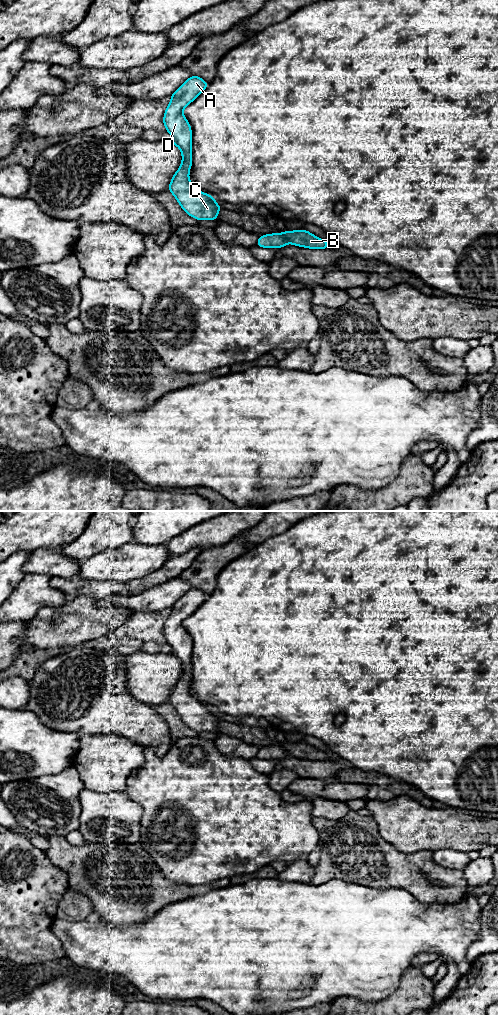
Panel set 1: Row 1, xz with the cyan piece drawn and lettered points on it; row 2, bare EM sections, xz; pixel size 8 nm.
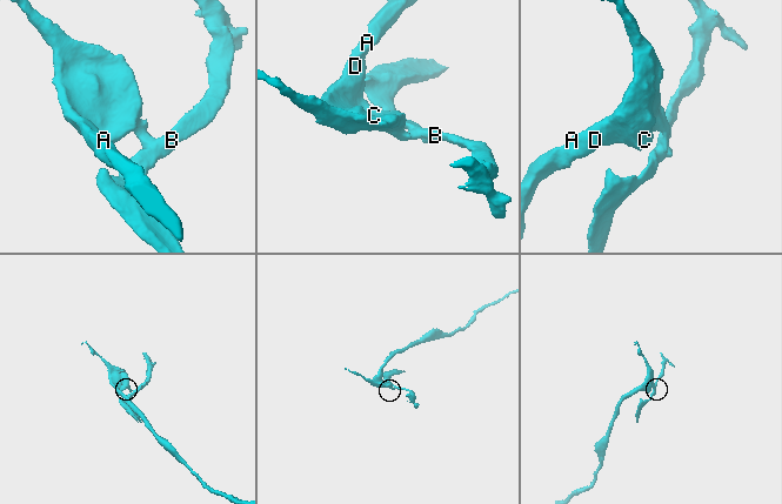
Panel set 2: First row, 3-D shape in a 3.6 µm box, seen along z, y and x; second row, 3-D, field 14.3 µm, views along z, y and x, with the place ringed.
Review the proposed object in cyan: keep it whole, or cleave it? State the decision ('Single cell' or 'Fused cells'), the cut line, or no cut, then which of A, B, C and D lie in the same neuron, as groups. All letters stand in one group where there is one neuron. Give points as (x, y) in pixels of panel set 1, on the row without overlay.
Fused cells. Split along xz (281, 745), (289, 754). Groups: A C D / B

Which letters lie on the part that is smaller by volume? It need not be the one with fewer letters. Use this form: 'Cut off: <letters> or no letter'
Cut off: B

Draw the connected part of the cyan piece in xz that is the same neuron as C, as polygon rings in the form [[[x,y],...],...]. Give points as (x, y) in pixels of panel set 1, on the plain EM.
[[[191,588],[171,607],[163,629],[166,643],[171,646],[170,654],[182,665],[181,678],[172,689],[169,704],[175,708],[182,721],[197,732],[216,732],[222,721],[213,708],[201,704],[189,692],[192,678],[192,642],[183,622],[208,597],[199,588]]]

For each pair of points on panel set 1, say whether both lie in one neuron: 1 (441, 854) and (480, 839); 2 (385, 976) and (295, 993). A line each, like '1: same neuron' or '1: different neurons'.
1: different neurons
2: same neuron

